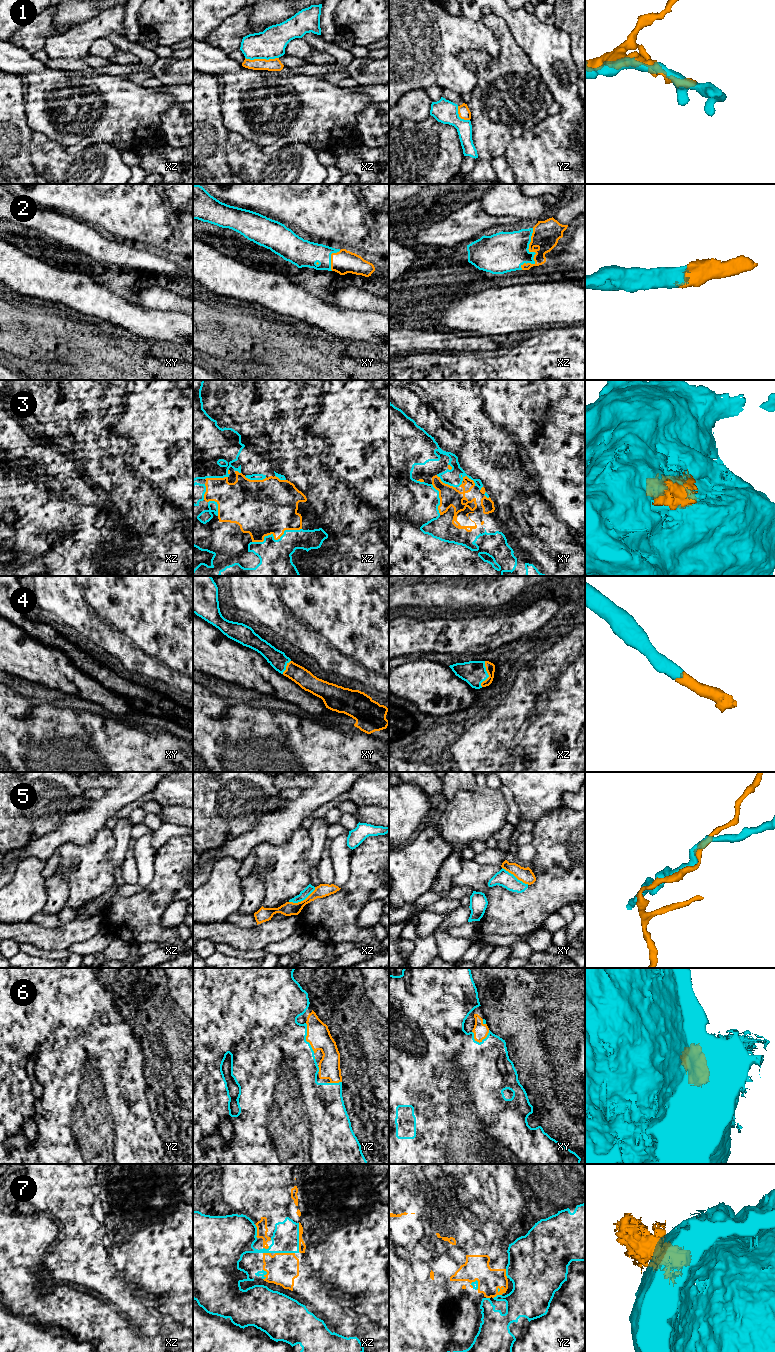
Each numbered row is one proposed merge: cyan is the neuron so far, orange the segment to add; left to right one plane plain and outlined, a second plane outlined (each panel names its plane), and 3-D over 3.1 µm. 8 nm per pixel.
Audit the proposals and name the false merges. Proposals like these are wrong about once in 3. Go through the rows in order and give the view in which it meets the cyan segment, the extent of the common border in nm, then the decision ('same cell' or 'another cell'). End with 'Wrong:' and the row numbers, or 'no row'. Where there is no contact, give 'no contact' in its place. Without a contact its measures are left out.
1: contact in xz; length 280 nm; another cell
2: contact in xz; length 340 nm; same cell
3: contact in xz; length 420 nm; same cell
4: contact in xz; length 220 nm; same cell
5: contact in xz; length 240 nm; another cell
6: contact in yz; length 260 nm; same cell
7: contact in xz; length 240 nm; same cell
Wrong: 1, 5

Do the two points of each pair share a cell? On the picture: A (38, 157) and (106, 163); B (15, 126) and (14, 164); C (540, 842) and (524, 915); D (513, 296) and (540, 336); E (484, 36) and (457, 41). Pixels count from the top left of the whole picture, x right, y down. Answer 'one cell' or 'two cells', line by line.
A: one cell
B: one cell
C: one cell
D: two cells
E: one cell

